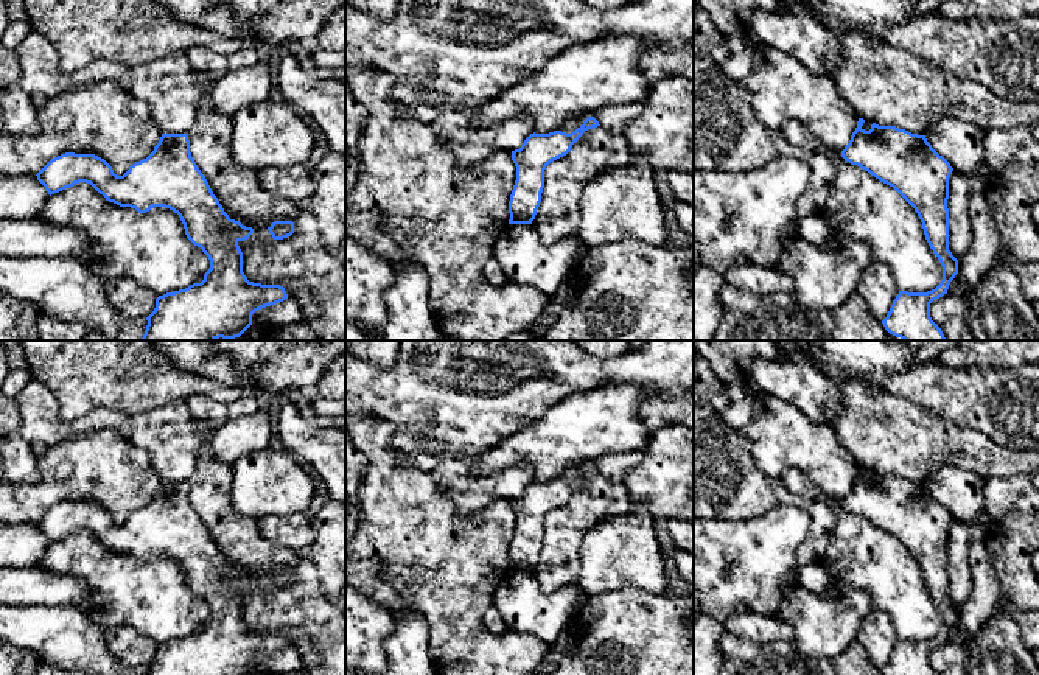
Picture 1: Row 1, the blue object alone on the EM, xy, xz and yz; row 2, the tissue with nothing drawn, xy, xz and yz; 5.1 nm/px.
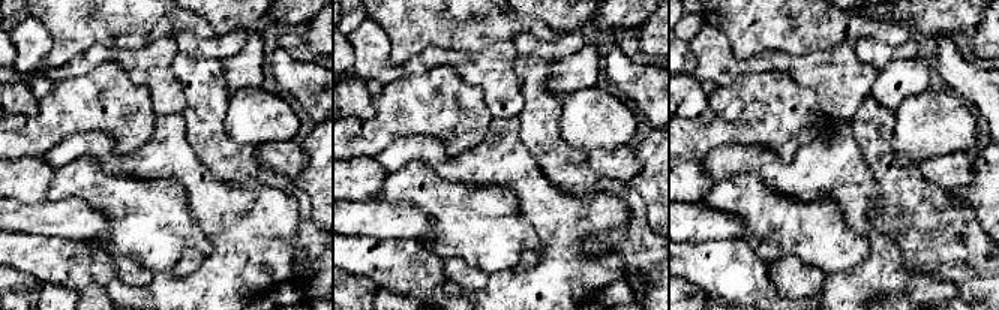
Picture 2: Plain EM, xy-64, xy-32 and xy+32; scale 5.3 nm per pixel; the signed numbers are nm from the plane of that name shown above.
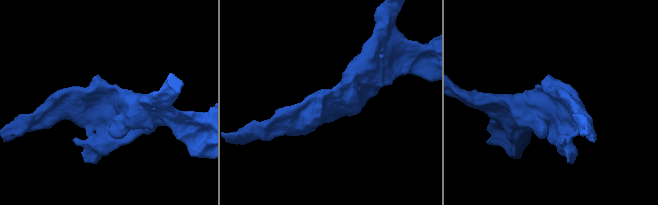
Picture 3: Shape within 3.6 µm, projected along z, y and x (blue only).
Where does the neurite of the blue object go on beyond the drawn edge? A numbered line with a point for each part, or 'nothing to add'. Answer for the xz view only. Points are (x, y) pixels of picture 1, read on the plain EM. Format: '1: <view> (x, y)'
nothing to add

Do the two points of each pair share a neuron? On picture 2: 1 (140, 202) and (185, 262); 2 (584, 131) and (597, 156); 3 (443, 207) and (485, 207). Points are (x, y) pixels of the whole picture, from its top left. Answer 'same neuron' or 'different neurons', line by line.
1: different neurons
2: different neurons
3: same neuron

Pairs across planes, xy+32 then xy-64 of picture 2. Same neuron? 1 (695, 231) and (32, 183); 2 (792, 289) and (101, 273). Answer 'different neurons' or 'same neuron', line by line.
1: different neurons
2: different neurons

